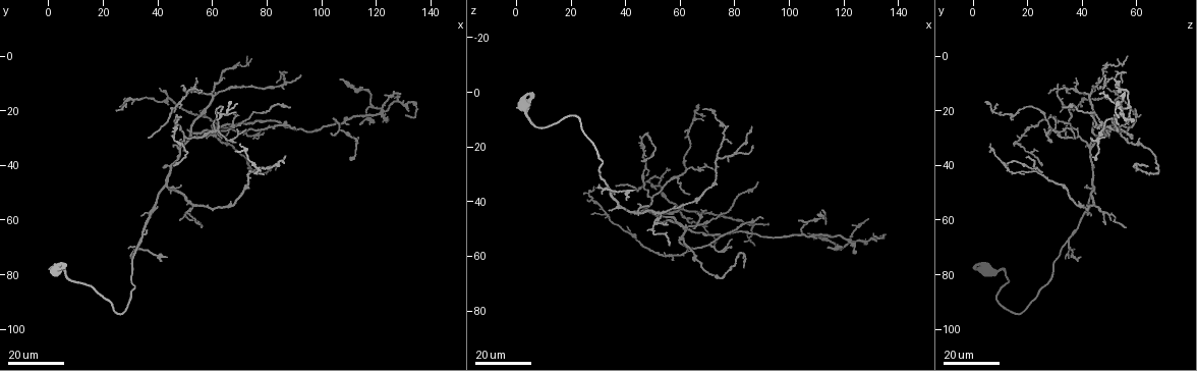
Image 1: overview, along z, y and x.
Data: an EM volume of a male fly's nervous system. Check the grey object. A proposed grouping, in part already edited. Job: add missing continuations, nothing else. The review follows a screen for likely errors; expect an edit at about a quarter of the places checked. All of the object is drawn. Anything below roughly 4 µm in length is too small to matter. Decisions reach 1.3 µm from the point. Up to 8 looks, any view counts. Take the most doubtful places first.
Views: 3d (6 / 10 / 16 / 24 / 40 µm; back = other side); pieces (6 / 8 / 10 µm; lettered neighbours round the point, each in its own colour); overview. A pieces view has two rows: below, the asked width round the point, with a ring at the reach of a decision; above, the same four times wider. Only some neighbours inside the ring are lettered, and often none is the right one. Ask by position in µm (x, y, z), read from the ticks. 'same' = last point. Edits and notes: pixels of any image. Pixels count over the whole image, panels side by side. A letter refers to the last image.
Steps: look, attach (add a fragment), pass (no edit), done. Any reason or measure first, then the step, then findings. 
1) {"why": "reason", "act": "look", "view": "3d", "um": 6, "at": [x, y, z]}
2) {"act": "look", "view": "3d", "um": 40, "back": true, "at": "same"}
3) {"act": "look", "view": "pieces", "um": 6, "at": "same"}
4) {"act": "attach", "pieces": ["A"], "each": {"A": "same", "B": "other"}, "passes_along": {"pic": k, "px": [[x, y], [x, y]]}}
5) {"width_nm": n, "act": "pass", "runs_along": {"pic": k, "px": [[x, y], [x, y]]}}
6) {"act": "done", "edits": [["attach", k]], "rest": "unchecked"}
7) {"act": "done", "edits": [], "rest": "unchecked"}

{"why": "branch stops here", "act": "look", "view": "3d", "um": 24, "at": [37, 30, 34]}

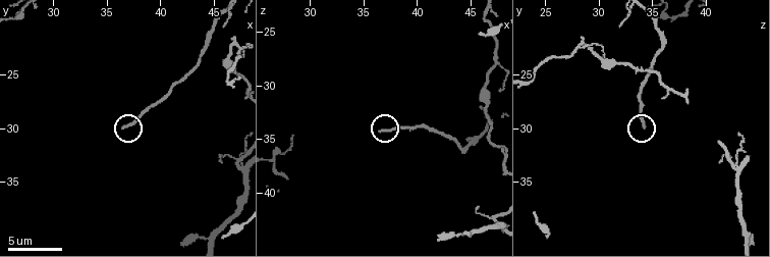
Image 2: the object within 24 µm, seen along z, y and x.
{"why": "what lies round it", "act": "look", "view": "pieces", "um": 10, "at": [36.8, 29.8, 34.0]}

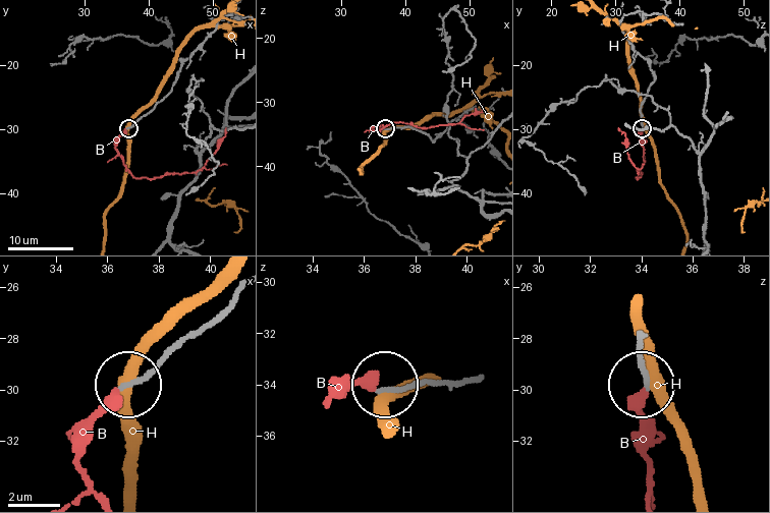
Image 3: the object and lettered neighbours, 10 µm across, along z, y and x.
{"act": "attach", "pieces": ["B"], "each": {"B": "same", "H": "other"}, "passes_along": {"pic": 3, "px": [[639, 331], [646, 371], [639, 421], [646, 494]]}, "found": "the neuron continues"}

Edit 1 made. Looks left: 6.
{"why": "see it whole again", "act": "look", "view": "overview"}

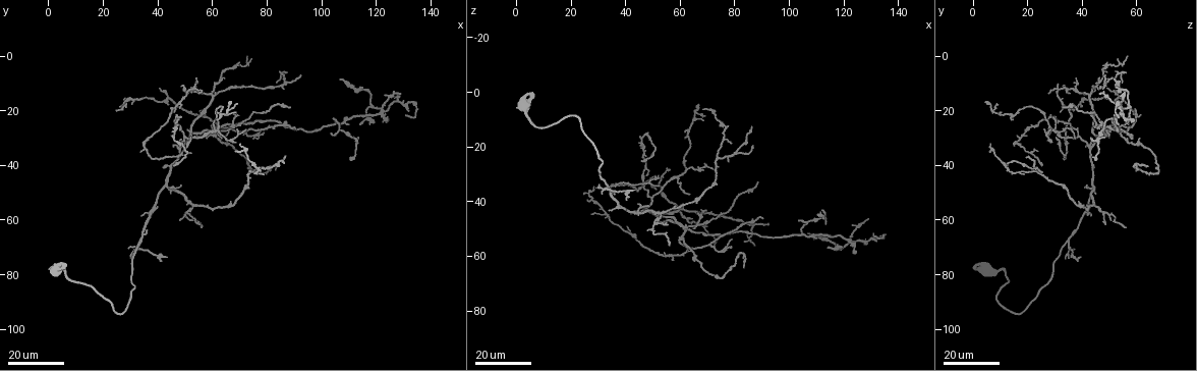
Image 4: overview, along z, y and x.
{"why": "an open end", "act": "look", "view": "3d", "um": 24, "at": [36, 64, 38]}

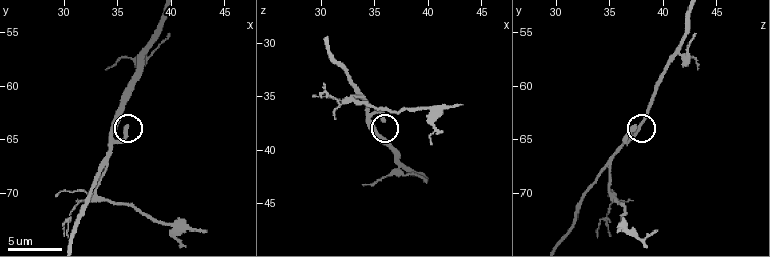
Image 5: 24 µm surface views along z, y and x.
{"act": "look", "view": "pieces", "um": 6, "at": [35.8, 63.8, 37.2]}

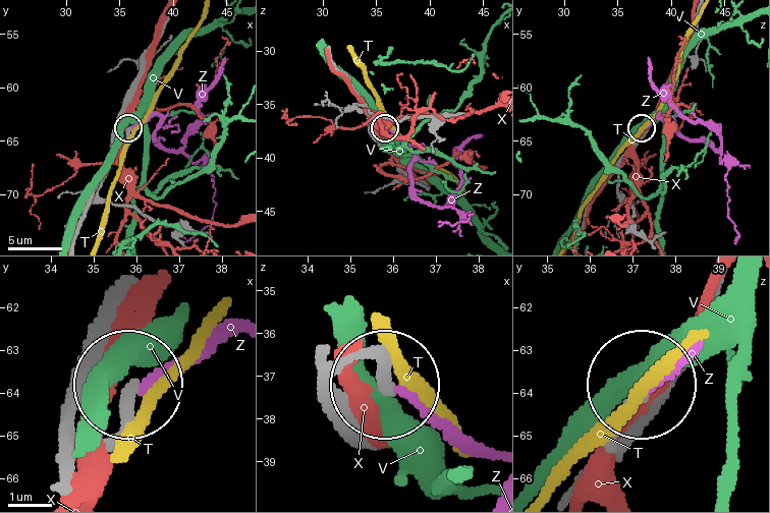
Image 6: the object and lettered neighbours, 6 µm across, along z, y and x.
{"act": "attach", "pieces": ["Z"], "each": {"T": "other", "V": "other", "X": "other", "Z": "same"}, "passes_along": {"pic": 6, "px": [[370, 357], [388, 383], [490, 448]]}, "found": "it goes on there"}

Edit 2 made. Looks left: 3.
{"why": "an open end", "act": "look", "view": "3d", "um": 24, "at": [104, 29, 47]}

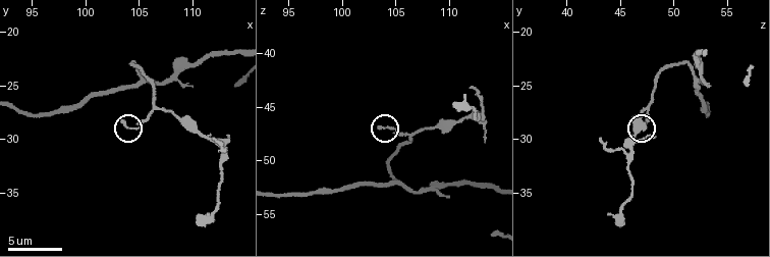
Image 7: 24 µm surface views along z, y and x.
{"act": "look", "view": "pieces", "um": 10, "at": [103.6, 28.6, 47.0]}

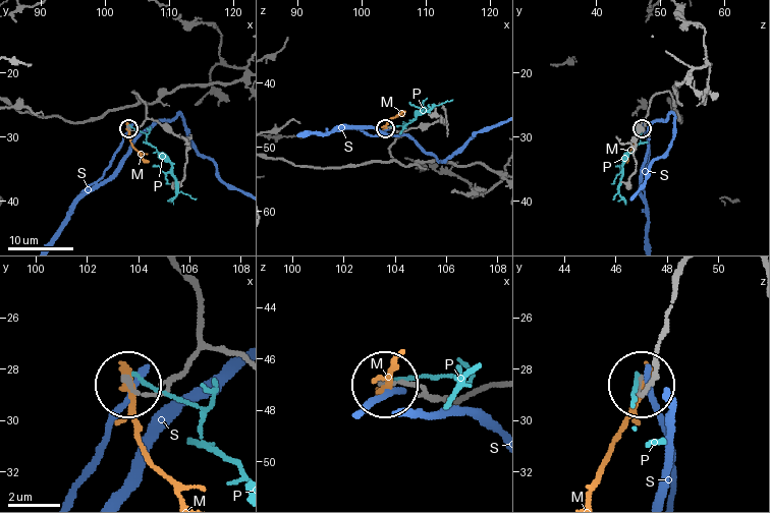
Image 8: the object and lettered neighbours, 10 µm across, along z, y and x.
{"act": "pass", "each": {"M": "other", "P": "other", "S": "other"}, "runs_along": {"pic": 8, "px": [[181, 275], [199, 300], [197, 353], [160, 391], [128, 388]]}, "found": "none of them fits"}

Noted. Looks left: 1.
{"why": "thin end", "act": "look", "view": "pieces", "um": 6, "at": [109.8, 25.2, 53.2]}

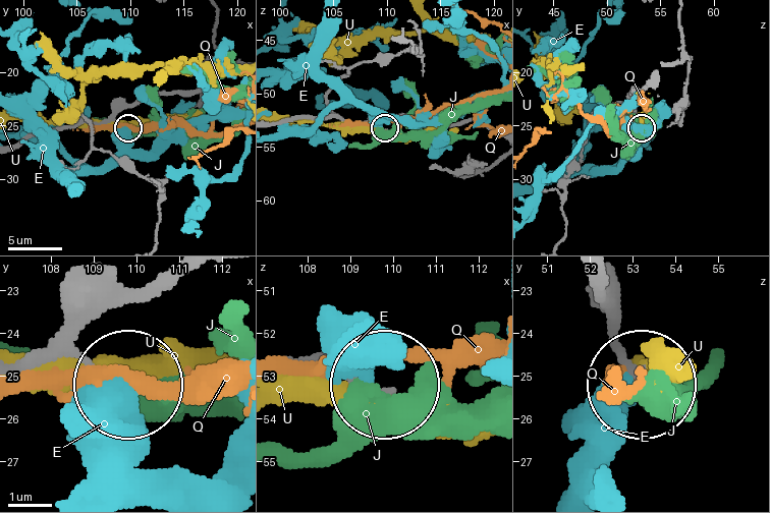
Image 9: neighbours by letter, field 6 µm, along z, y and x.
{"act": "pass", "each": {"E": "other", "J": "other", "Q": "other", "U": "other"}, "found": "none of them fits"}

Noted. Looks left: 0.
{"act": "done", "edits": [["attach", 3], ["attach", 6]], "rest": "unchecked"}

